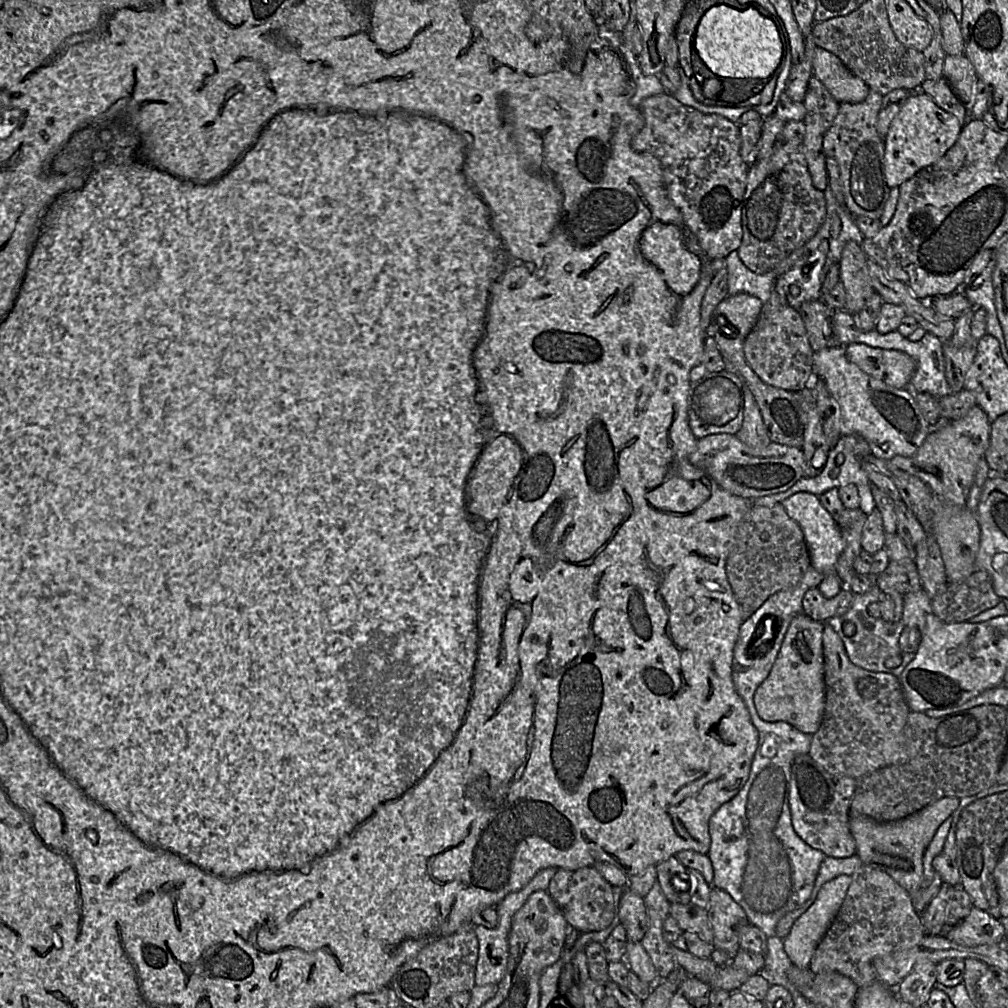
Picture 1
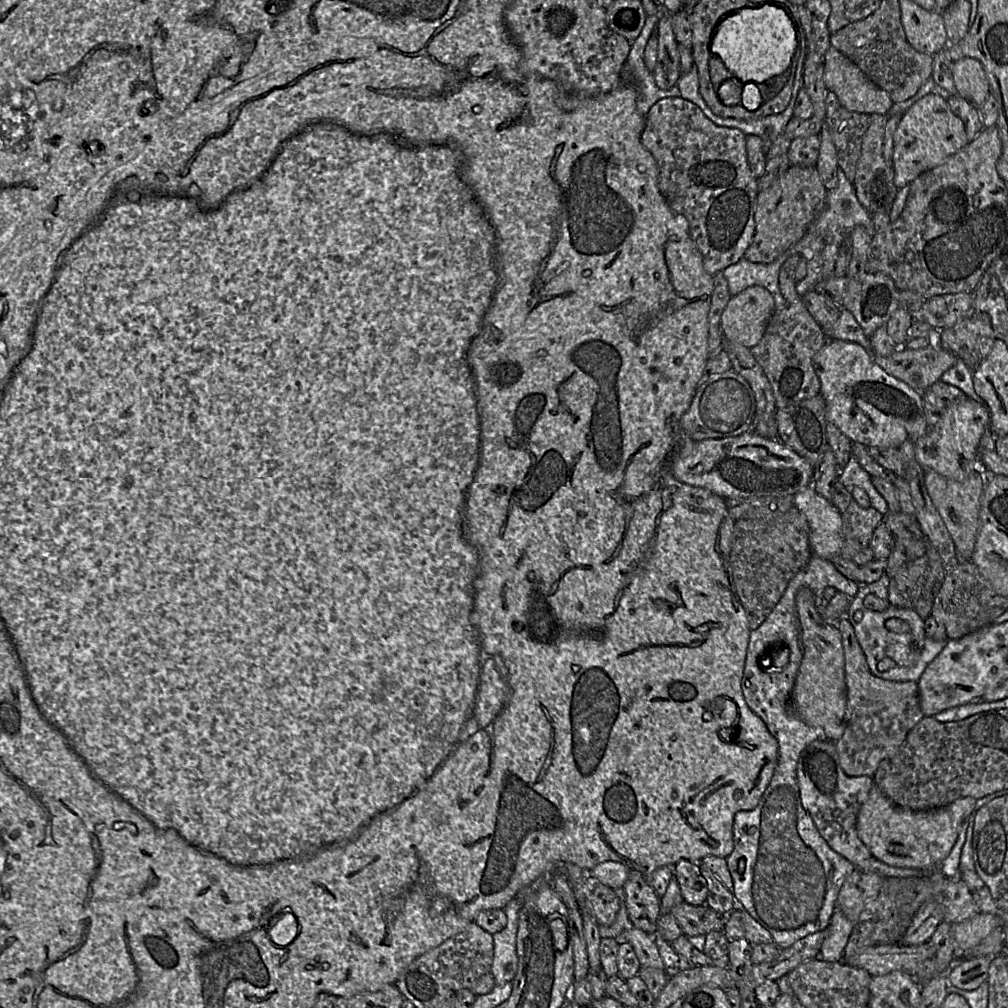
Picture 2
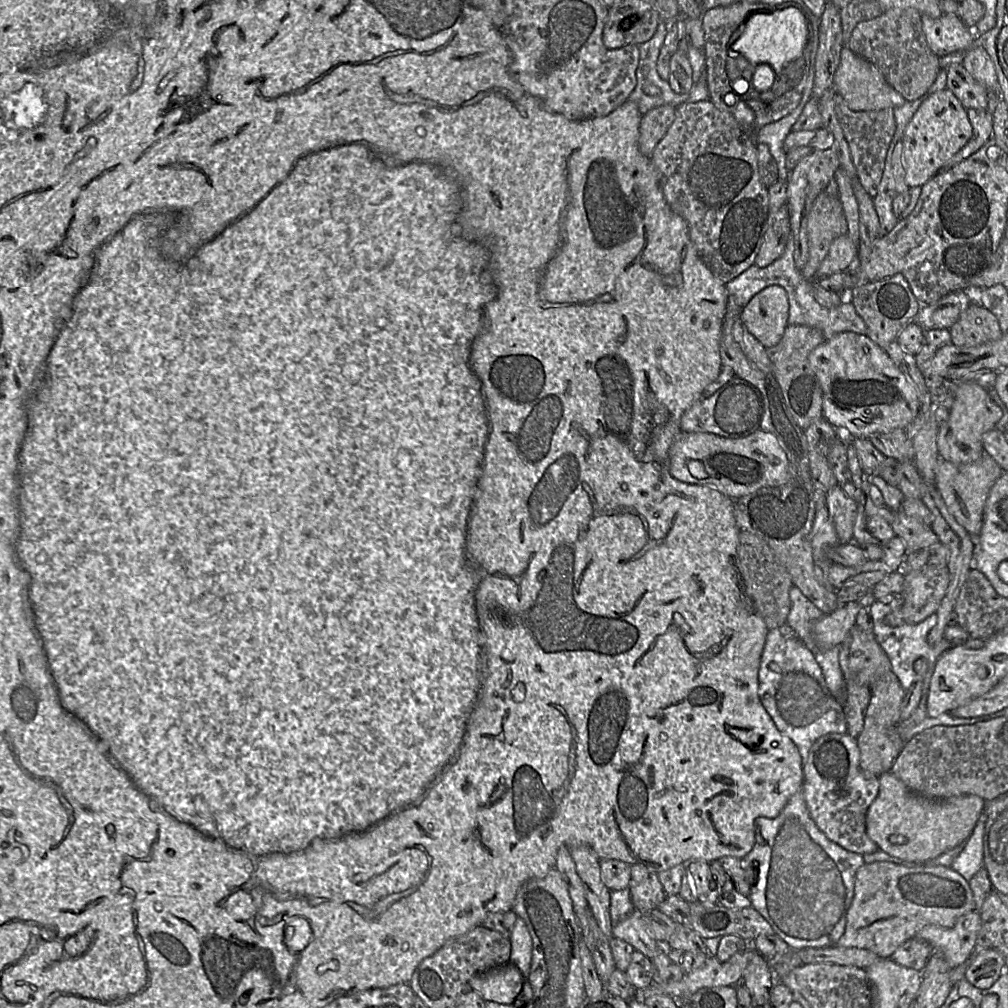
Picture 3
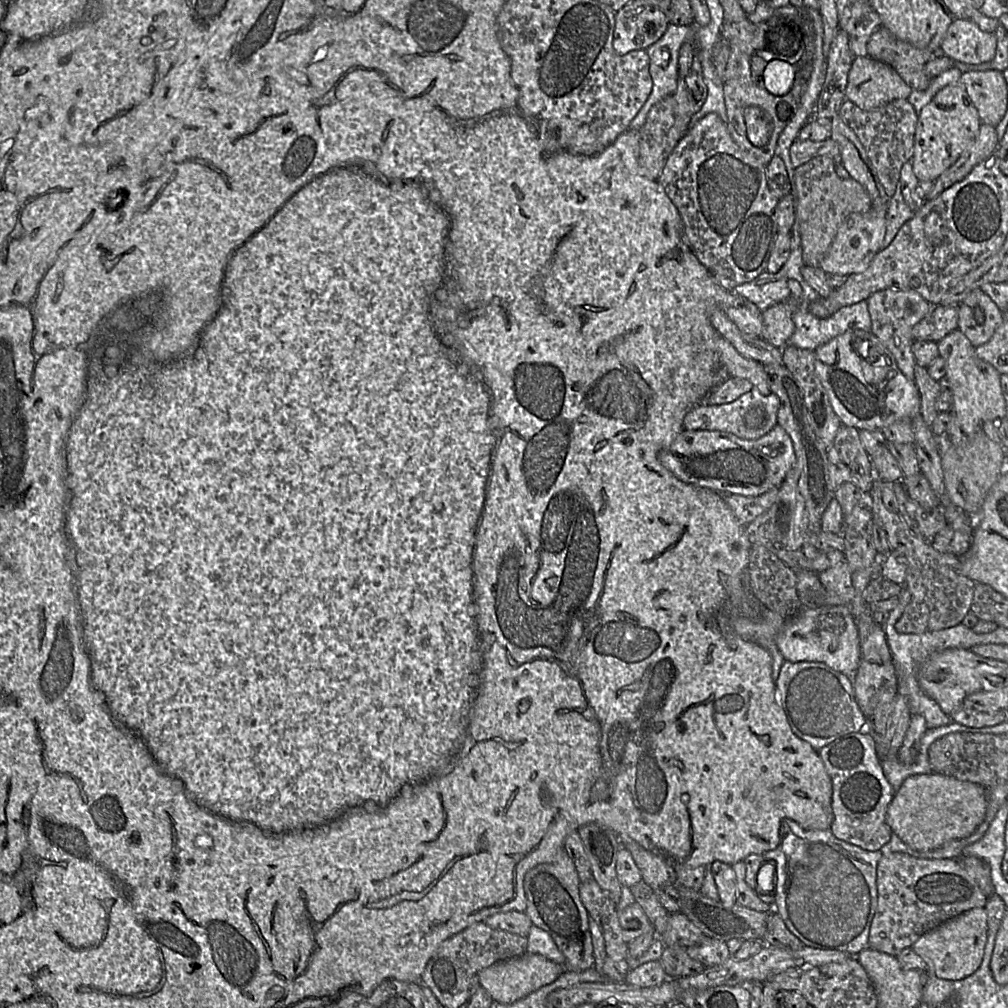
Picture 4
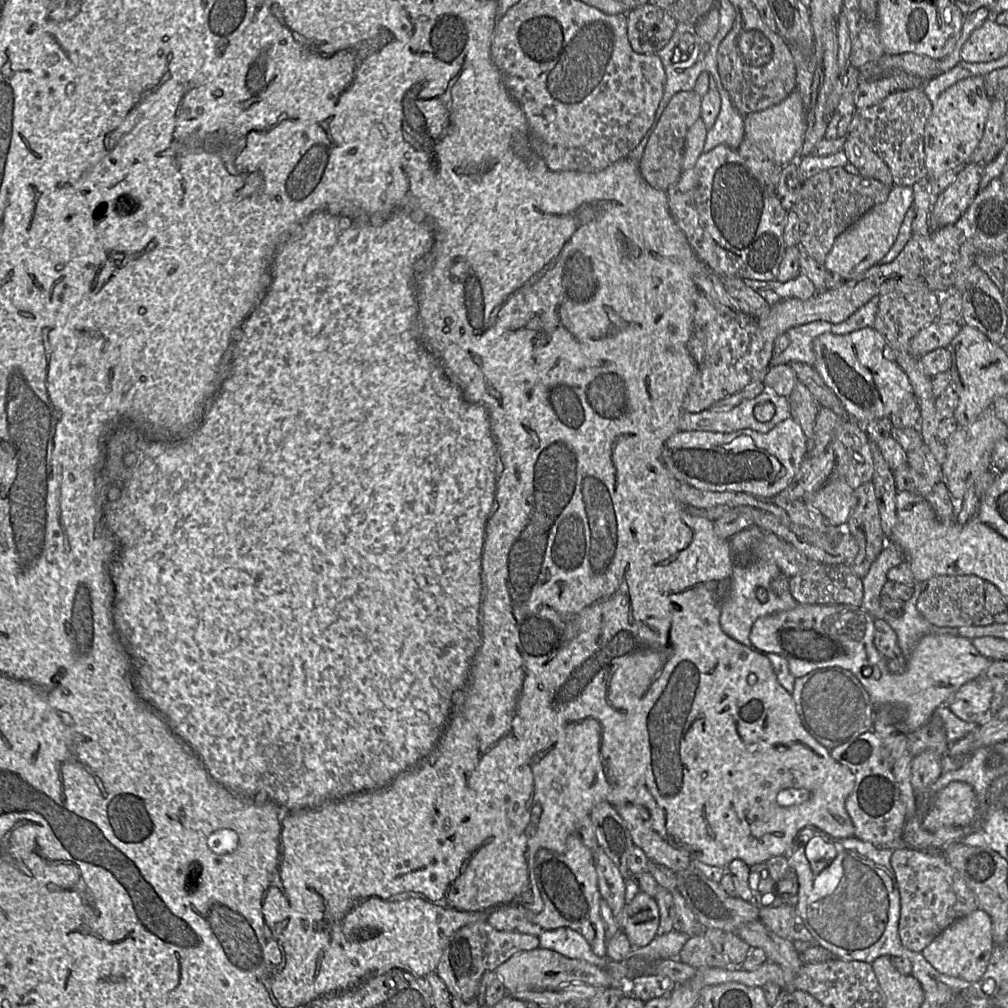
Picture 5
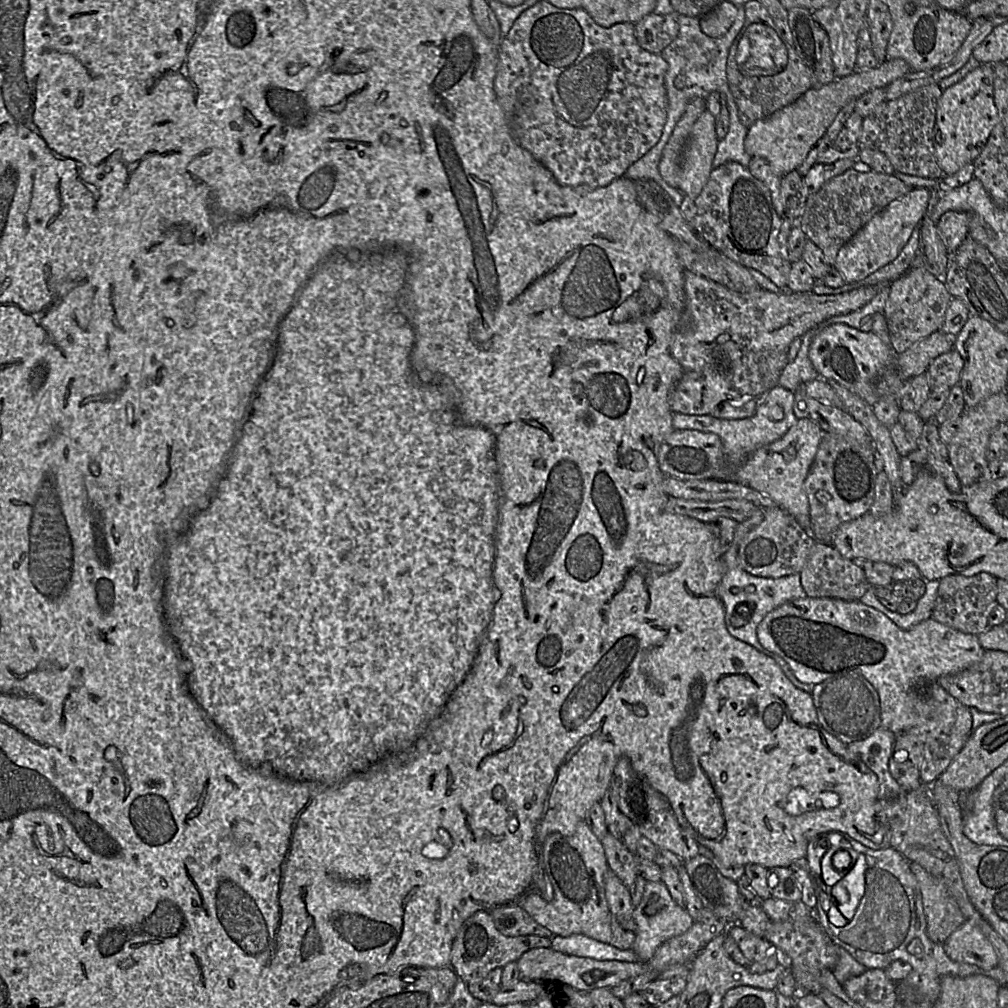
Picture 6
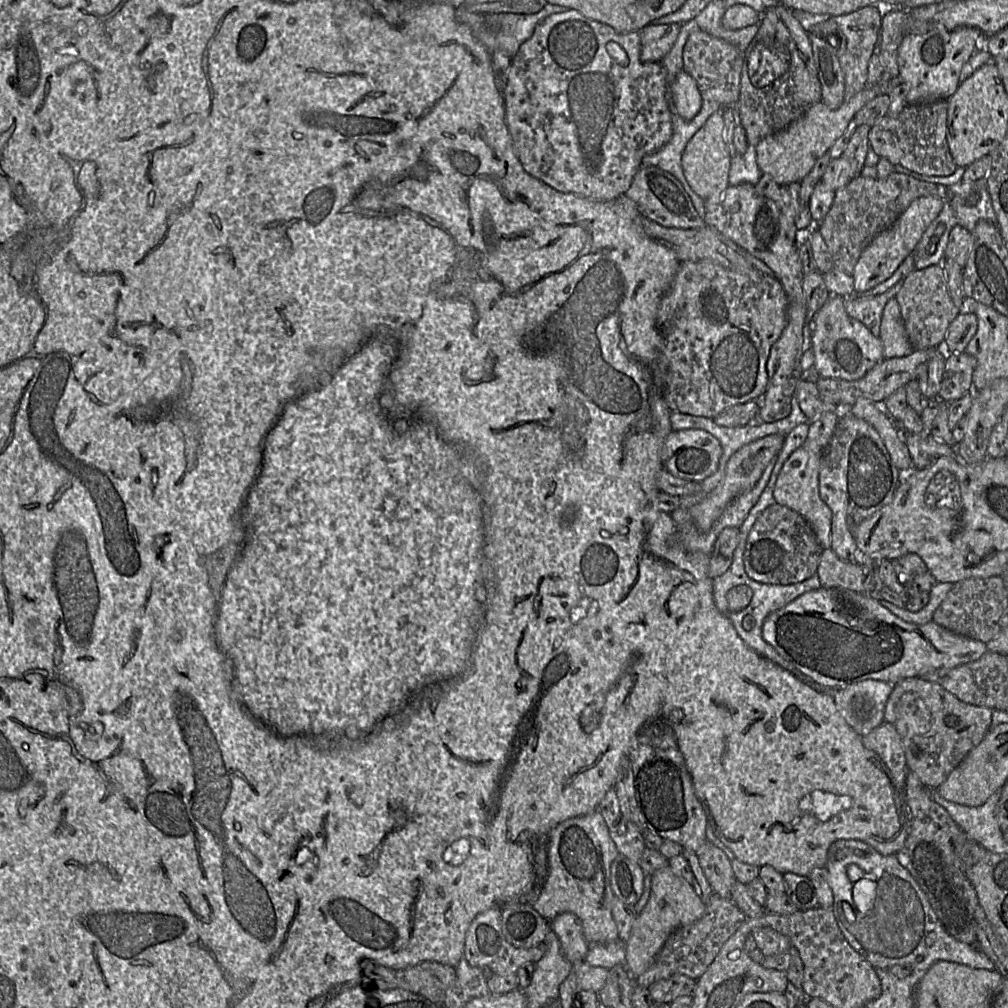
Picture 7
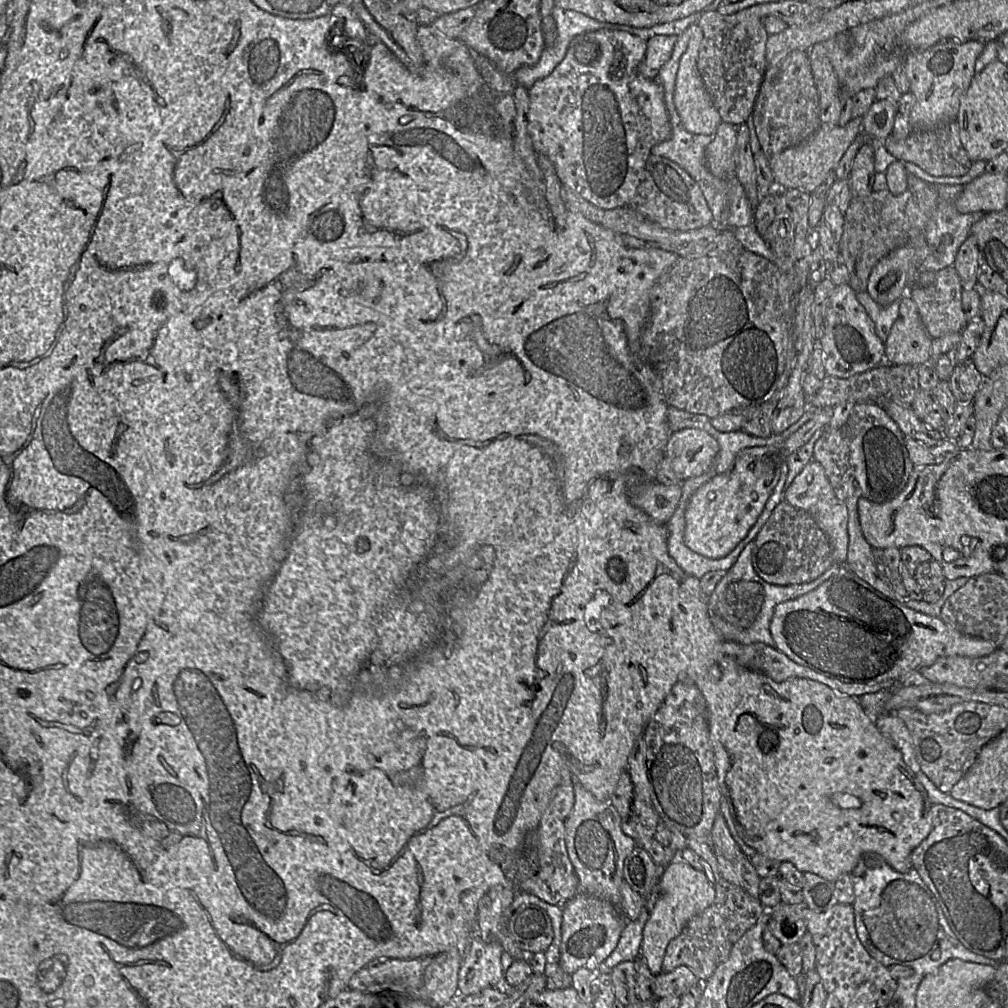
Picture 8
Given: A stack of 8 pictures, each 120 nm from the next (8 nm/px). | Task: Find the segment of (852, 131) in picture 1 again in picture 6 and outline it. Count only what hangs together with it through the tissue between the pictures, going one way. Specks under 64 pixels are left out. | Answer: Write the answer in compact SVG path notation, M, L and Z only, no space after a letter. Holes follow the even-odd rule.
M937 84L923 86L894 100L884 100L871 114L863 118L859 147L878 150L892 164L895 171L922 178L940 179L945 176L937 164L933 149L933 129L936 107L943 90Z

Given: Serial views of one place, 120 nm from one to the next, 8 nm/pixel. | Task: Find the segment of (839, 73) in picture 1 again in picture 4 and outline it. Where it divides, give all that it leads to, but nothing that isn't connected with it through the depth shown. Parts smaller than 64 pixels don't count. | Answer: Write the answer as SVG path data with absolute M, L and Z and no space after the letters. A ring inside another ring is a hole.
M866 56L854 58L845 97L858 108L869 111L896 100L907 100L912 91L894 69Z

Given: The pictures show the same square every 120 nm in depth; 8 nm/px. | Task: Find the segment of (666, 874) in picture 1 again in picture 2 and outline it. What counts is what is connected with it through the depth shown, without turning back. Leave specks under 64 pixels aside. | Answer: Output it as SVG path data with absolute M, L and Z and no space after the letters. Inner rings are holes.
M680 860L673 866L684 902L694 906L706 905L708 886L698 862Z

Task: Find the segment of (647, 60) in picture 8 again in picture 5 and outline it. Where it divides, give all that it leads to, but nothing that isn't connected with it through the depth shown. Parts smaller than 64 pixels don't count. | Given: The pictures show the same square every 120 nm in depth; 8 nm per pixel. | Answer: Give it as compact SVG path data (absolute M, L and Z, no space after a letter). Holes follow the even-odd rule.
M648 3L626 14L628 40L639 54L656 54L670 41L677 25L667 12Z

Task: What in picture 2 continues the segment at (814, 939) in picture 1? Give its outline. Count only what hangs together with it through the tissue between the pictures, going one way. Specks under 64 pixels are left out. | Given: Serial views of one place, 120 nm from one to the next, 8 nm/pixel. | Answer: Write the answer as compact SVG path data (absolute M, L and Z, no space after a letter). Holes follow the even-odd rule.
M837 900L835 910L830 920L830 924L826 930L826 936L821 945L818 958L828 962L841 962L844 948L853 928L853 923L850 922L842 911L837 910Z

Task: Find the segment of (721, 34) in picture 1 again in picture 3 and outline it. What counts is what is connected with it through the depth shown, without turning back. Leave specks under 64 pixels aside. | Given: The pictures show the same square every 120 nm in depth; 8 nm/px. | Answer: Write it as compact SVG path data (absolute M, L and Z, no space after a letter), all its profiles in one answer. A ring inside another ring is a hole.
M785 7L764 10L770 10L770 13L762 12L751 15L742 26L742 29L733 33L730 39L730 49L745 57L755 66L758 64L770 65L777 74L785 62L801 55L807 37L807 23L805 17L797 8Z

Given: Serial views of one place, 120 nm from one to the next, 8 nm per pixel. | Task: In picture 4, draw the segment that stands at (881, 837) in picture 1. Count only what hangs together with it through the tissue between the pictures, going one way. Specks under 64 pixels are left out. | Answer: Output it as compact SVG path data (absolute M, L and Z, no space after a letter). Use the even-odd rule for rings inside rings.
M936 773L905 779L887 809L886 821L894 835L917 851L931 851L951 841L971 836L983 823L987 811L985 788Z

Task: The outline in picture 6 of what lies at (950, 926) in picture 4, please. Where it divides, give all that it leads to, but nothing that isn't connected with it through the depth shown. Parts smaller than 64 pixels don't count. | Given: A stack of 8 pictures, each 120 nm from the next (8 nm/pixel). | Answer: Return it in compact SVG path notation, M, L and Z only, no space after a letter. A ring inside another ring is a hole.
M965 920L943 945L945 953L953 961L976 965L984 970L998 966L994 947L973 921Z

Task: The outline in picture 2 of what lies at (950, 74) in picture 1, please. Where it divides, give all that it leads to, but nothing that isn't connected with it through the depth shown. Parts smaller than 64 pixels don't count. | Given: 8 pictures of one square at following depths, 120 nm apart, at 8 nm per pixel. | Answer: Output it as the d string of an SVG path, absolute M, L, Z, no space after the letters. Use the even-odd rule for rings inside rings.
M966 57L955 61L952 73L957 94L975 106L981 106L991 94L988 77L978 60Z

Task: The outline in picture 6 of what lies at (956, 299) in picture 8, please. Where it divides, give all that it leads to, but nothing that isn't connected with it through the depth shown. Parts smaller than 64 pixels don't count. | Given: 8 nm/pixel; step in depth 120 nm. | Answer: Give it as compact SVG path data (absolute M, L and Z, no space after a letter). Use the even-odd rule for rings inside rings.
M912 268L890 283L889 296L882 313L886 319L893 352L896 355L902 354L915 342L940 331L952 298L945 284L927 268Z

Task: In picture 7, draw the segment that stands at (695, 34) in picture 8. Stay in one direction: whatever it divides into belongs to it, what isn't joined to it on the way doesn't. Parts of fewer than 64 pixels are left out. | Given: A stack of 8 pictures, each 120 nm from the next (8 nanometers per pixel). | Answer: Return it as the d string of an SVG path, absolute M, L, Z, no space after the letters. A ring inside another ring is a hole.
M684 69L673 84L672 94L676 109L685 120L692 120L700 111L703 99L695 79Z

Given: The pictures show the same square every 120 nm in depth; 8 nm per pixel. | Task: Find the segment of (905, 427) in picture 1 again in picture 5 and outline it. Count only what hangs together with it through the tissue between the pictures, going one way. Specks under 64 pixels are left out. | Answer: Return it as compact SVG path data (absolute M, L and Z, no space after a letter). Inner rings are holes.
M874 328L846 334L823 333L813 341L814 369L835 393L849 416L862 426L872 420L890 417L913 397L913 387L903 369L892 359L892 350Z

